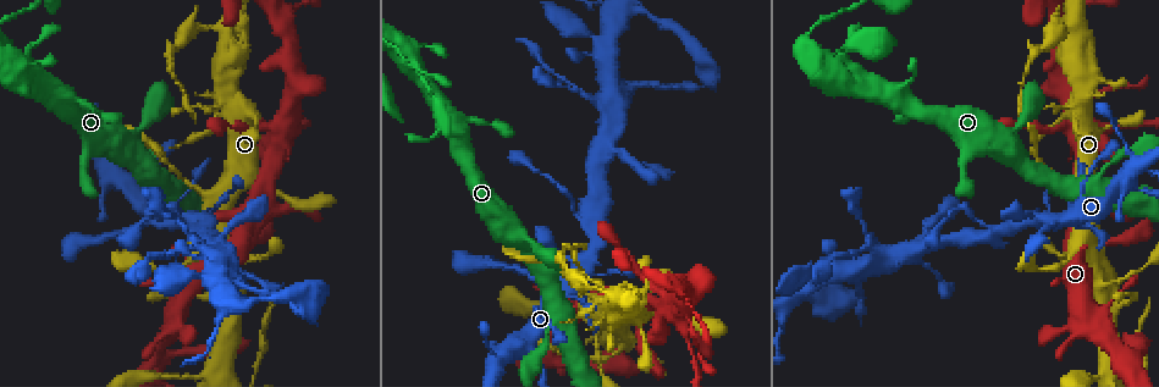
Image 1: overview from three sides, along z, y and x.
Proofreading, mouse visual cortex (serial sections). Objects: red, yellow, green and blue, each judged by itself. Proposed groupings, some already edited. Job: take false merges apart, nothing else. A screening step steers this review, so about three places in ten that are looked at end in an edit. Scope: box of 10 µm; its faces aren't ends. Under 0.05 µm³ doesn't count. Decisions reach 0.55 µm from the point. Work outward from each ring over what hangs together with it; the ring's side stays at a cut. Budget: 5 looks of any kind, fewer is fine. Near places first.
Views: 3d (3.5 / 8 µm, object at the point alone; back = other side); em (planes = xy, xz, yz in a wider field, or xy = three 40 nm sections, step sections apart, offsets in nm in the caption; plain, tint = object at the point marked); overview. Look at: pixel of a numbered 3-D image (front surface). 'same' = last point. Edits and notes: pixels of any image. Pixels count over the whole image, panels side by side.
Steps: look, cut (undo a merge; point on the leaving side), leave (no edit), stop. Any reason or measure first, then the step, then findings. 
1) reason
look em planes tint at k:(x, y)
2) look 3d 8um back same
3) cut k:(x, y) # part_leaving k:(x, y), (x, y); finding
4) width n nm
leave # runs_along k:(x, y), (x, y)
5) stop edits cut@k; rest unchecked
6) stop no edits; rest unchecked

calibre changes
look 3d 3.5um at 1:(194, 187)

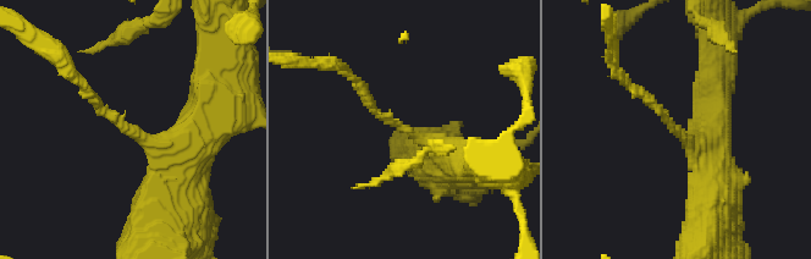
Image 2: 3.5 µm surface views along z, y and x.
arm_widths 150, 450 nm
look em xy step 5 tint at 2:(672, 129)

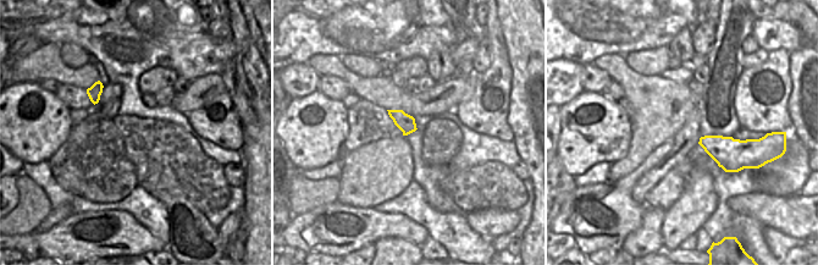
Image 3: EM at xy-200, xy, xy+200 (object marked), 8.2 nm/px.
leave # runs_along 2:(458, 160), (379, 114), (353, 80); all the same cell

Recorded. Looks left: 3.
thin neck
look 3d 3.5um at 1:(209, 26)

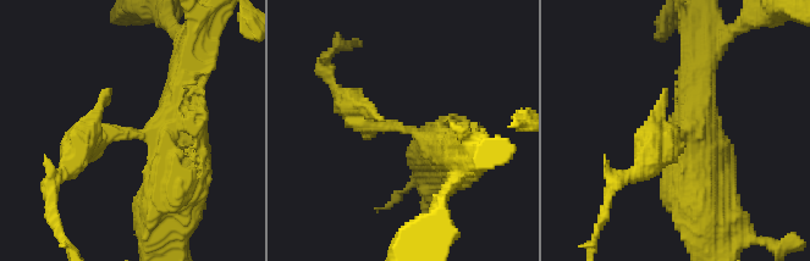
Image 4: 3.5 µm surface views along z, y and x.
look em xy step 1 tint at 4:(122, 131)

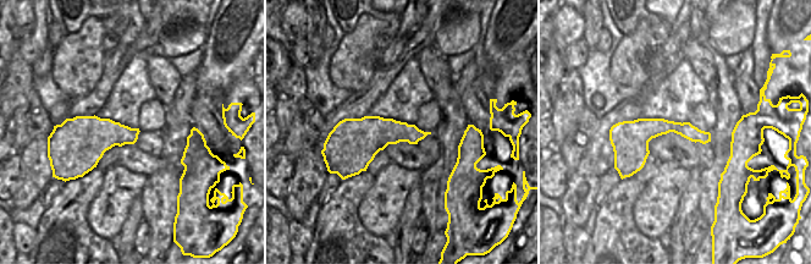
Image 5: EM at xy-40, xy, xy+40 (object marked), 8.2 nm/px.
cut 4:(361, 116) # part_leaving 4:(397, 127), (352, 109), (323, 67); a second cell is stuck on

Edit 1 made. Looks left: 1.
stop edits cut@4; rest unchecked

